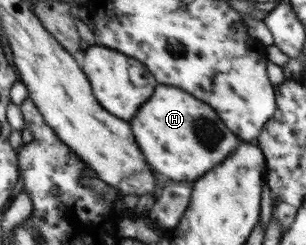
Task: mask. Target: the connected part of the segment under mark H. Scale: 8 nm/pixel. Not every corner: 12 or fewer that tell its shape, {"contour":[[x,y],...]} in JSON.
{"contour":[[158,85],[128,122],[152,169],[195,182],[241,143],[213,107]]}

